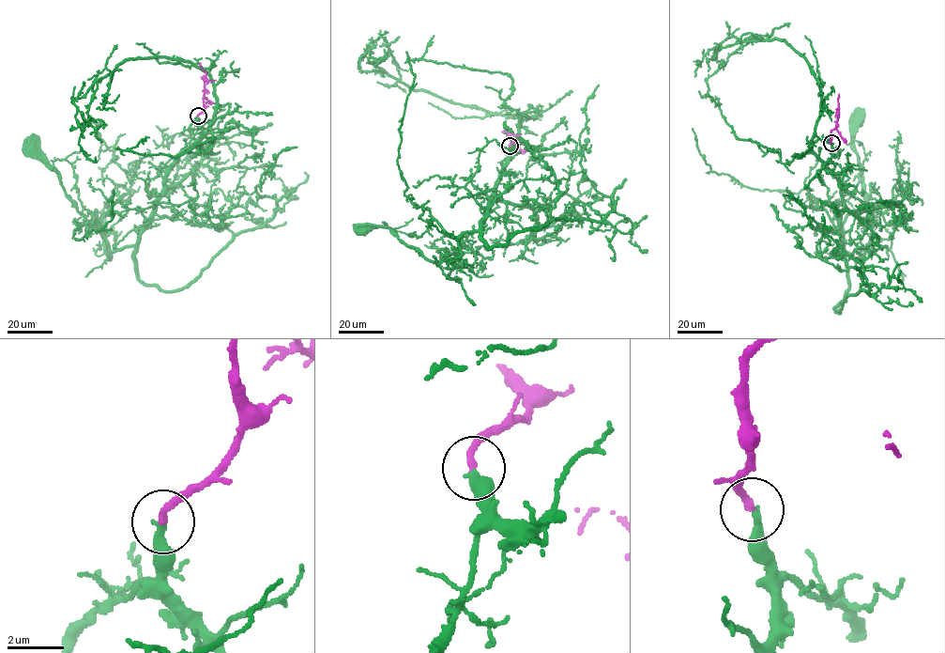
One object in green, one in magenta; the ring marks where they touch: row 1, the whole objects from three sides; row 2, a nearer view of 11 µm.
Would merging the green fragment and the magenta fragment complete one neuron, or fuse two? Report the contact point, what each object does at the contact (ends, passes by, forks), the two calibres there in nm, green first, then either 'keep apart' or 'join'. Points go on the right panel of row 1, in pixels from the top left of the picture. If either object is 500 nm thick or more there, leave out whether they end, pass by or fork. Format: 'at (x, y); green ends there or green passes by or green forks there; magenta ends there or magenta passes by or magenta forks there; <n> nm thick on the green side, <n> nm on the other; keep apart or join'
at (831, 143); green ends there; magenta ends there; 280 nm thick on the green side, 280 nm on the other; join

